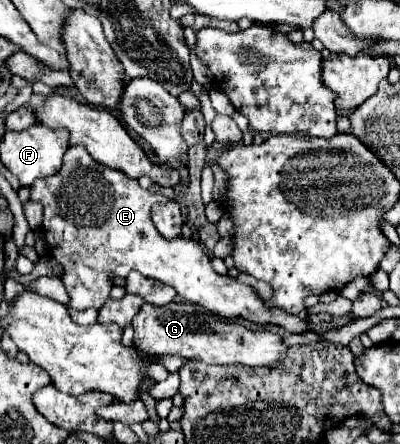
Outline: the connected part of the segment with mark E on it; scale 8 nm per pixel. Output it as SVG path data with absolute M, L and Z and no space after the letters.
M69 147L63 155L63 165L59 173L35 181L31 185L31 201L37 201L43 205L43 237L53 249L55 261L63 267L61 281L69 295L69 307L83 311L83 309L99 309L109 297L109 291L113 287L115 277L127 277L129 271L139 271L145 277L151 277L155 281L161 281L165 285L171 285L177 295L189 303L197 303L205 307L207 311L219 315L219 317L245 317L253 323L273 323L285 327L289 333L305 333L309 331L309 321L301 321L281 309L267 309L261 301L261 297L255 293L253 287L239 283L237 279L231 279L229 275L219 275L213 271L209 257L205 255L203 247L185 237L177 239L163 239L159 231L155 229L153 221L149 219L149 209L155 203L165 203L166 197L153 197L147 189L141 189L135 179L129 179L123 171L109 169L101 163L97 163L83 147Z

